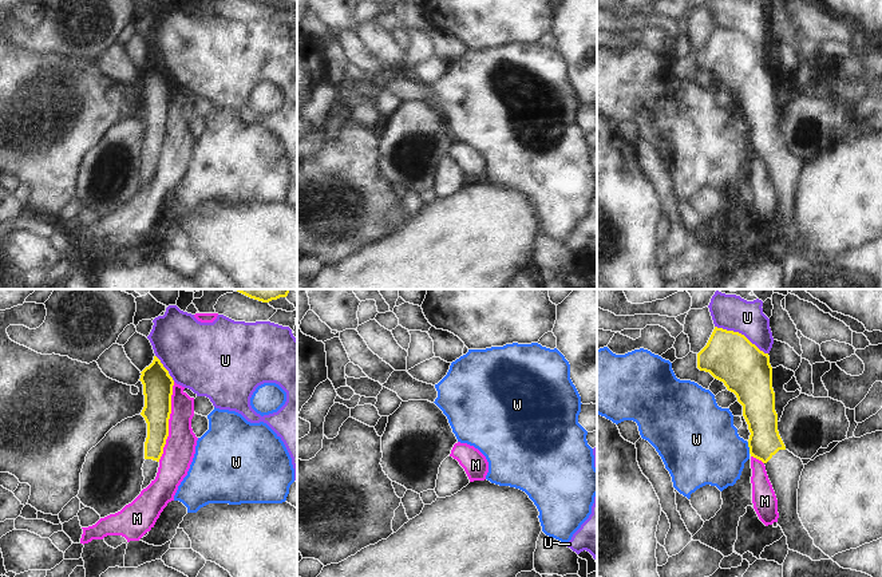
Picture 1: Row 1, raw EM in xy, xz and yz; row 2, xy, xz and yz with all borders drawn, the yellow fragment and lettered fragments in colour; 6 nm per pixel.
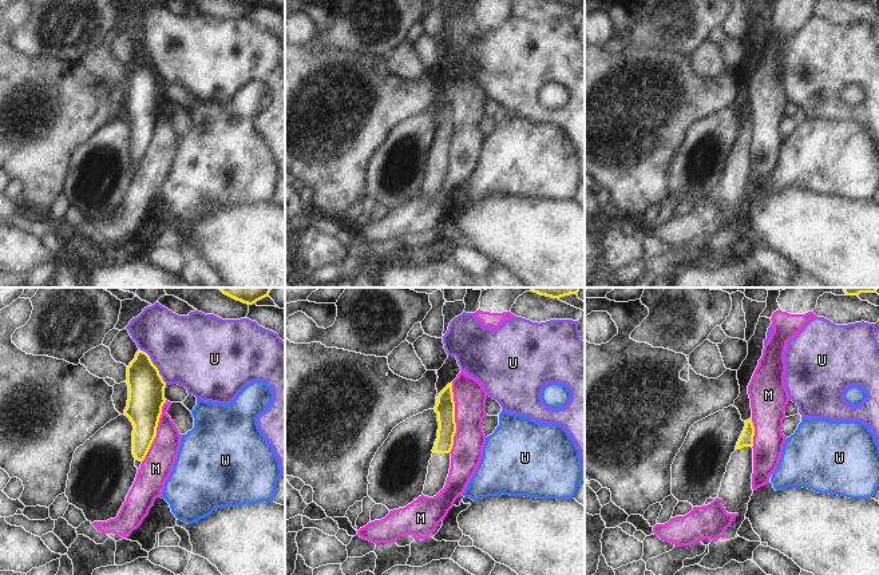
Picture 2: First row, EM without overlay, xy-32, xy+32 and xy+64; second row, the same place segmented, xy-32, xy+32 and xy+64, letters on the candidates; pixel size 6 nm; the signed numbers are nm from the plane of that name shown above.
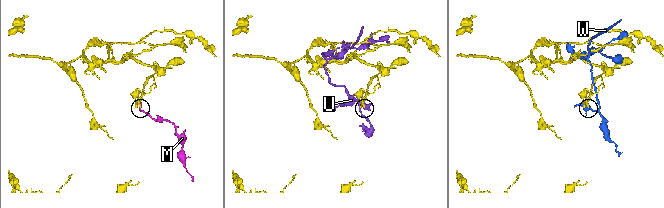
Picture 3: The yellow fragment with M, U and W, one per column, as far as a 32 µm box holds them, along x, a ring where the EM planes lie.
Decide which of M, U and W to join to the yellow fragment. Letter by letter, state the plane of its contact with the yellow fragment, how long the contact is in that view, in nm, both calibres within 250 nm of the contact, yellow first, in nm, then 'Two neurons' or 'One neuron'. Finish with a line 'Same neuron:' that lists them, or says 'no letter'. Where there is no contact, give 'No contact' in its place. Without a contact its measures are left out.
M: Touches yellow in xy. Shared border 480 nm. Thickness 180 nm (yellow) against 190 nm. Two neurons
U: Touches yellow in yz. Shared border 360 nm. Thickness 300 nm (yellow) against 200 nm. Two neurons
W: Touches yellow in yz. Shared border 70 nm. Thickness 190 nm (yellow) against 420 nm. Two neurons
Same neuron: no letter.

